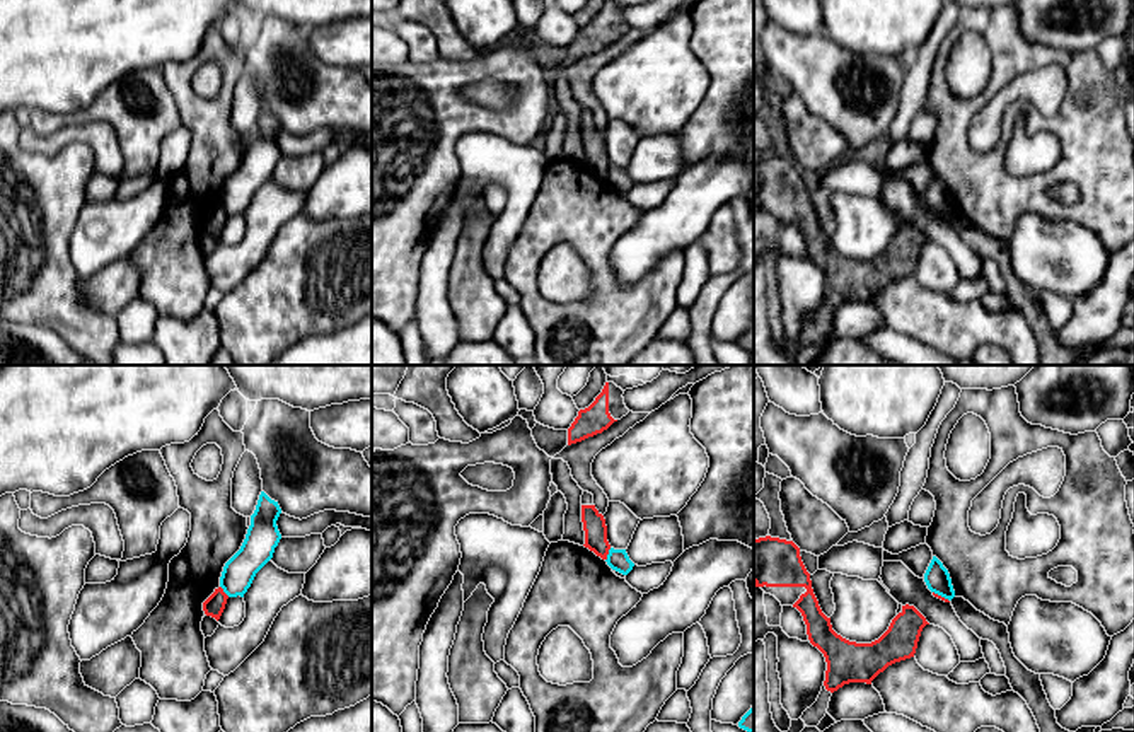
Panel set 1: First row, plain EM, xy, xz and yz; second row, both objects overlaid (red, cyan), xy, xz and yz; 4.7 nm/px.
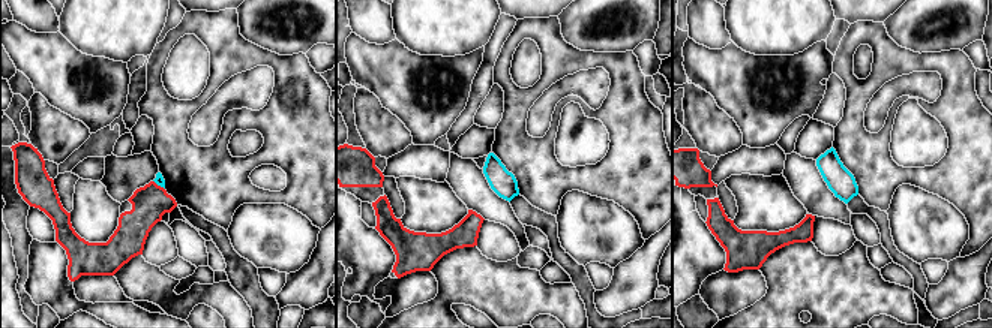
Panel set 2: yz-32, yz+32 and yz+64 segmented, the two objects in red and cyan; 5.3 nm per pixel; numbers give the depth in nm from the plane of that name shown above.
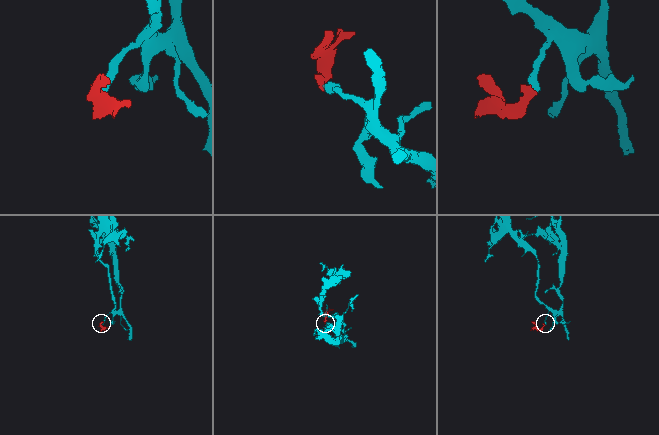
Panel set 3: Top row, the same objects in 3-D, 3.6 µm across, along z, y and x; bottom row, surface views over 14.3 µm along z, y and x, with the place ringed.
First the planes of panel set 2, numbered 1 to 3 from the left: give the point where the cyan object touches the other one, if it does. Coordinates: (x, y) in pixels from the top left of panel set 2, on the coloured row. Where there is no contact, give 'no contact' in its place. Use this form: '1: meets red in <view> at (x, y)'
1: meets red in yz-32 at (159, 186)
2: no contact
3: no contact

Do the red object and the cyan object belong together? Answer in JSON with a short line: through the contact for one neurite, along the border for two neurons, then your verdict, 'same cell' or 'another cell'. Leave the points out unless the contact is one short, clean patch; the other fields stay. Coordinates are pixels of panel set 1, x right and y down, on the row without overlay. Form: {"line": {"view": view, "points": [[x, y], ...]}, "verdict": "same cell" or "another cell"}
{"line": {"view": "xz", "points": [[611, 166], [606, 178]]}, "verdict": "another cell"}

